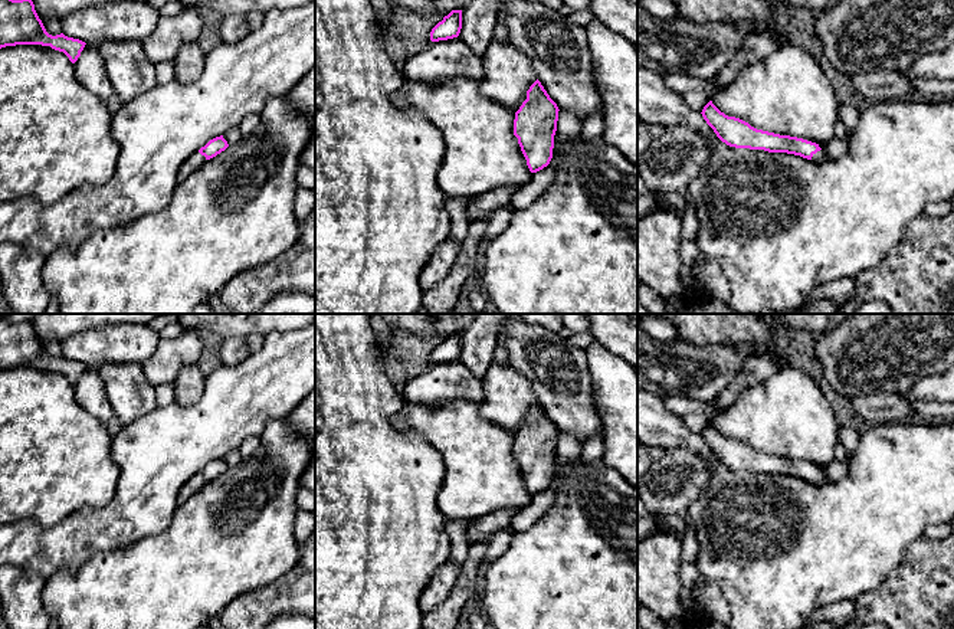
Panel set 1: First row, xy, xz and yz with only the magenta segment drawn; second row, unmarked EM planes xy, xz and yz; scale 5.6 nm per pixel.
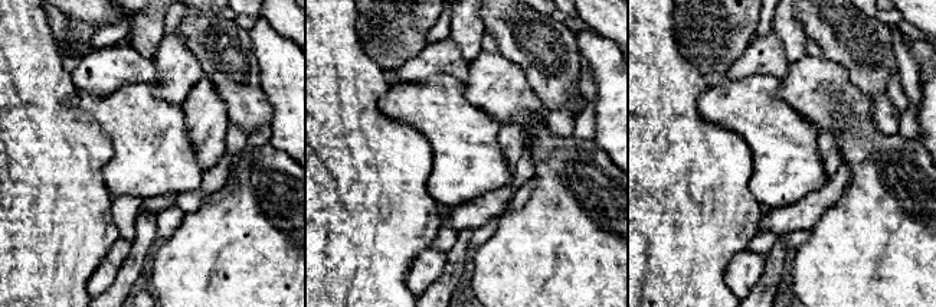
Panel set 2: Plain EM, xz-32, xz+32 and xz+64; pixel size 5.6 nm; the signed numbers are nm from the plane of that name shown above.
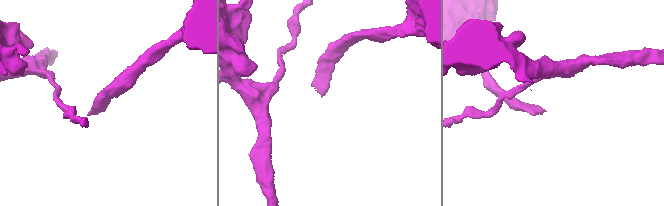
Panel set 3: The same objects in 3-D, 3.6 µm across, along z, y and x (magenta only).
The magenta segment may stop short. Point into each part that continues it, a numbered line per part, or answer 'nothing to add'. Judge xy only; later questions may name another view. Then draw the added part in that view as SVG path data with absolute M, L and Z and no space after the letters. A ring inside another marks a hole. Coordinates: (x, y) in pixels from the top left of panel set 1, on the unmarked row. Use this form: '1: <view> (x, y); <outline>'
1: xy (194, 484); M196 474L194 476L191 476L178 491L177 495L177 504L183 504L184 501L187 501L191 495L194 495L196 492L199 492L204 485L206 485L206 479L201 478L199 474Z

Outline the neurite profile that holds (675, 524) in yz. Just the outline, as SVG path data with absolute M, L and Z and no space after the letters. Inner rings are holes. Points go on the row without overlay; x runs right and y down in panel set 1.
M672 514L658 518L658 528L662 528L671 534L673 534L679 541L683 541L688 521L685 517Z

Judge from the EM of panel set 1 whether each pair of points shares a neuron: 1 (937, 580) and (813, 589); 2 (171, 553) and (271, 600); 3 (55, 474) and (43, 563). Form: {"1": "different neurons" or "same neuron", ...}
{"1": "different neurons", "2": "different neurons", "3": "different neurons"}

